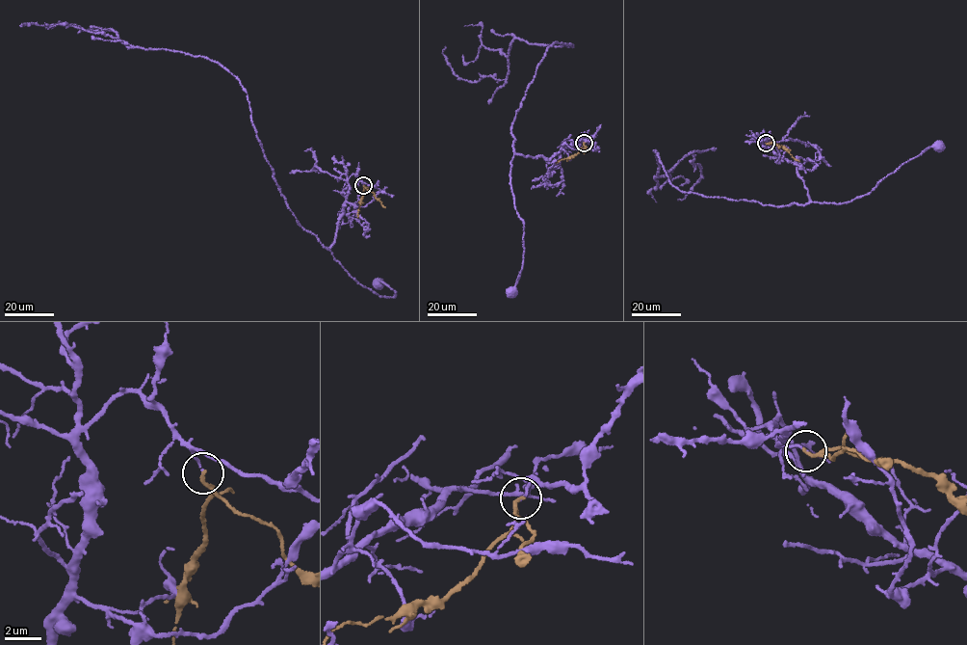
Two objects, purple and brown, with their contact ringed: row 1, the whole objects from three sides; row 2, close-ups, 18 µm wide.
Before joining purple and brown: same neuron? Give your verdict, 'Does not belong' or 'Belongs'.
Does not belong

